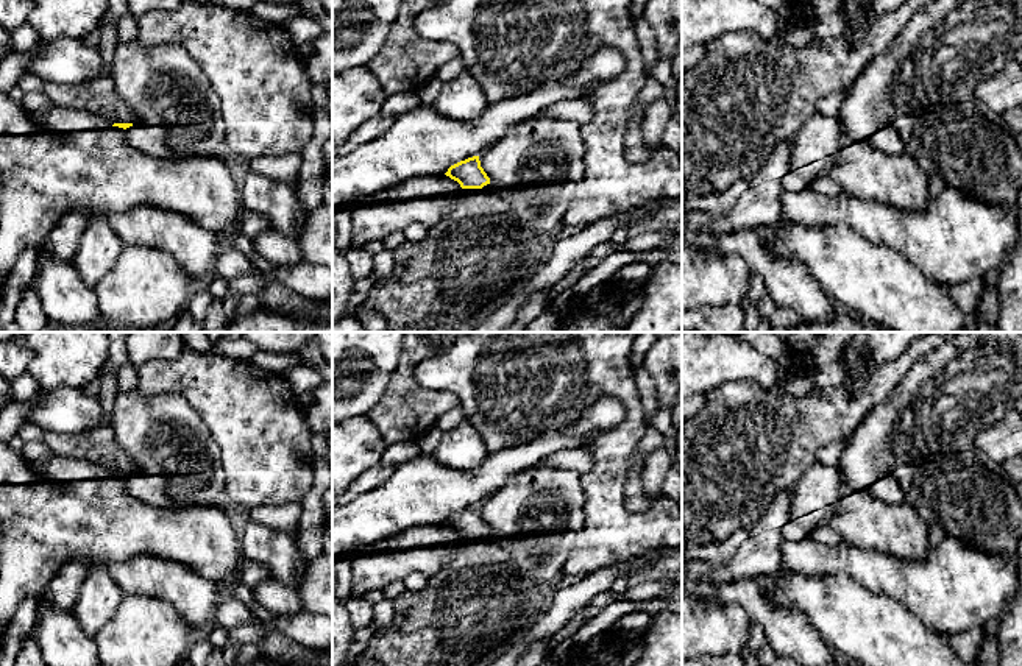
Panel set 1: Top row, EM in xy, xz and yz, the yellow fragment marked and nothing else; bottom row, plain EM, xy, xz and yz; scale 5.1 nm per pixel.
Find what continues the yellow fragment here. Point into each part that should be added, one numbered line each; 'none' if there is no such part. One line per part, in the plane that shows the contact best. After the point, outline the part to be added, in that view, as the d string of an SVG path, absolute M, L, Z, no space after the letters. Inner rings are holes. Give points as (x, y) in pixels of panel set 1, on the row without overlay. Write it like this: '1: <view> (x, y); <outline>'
1: xy (150, 488); M136 473L125 479L128 491L151 505L156 507L176 507L175 502L167 494L167 477L150 476L144 473Z

